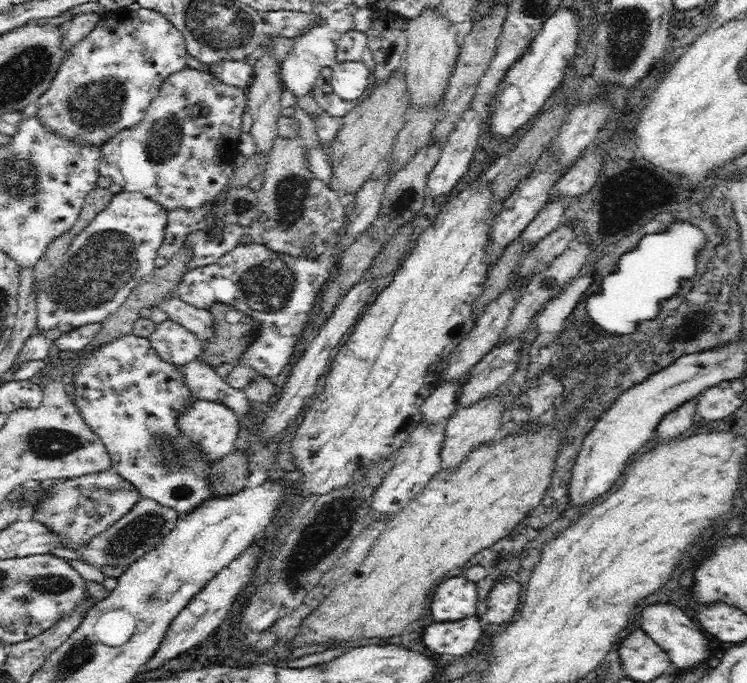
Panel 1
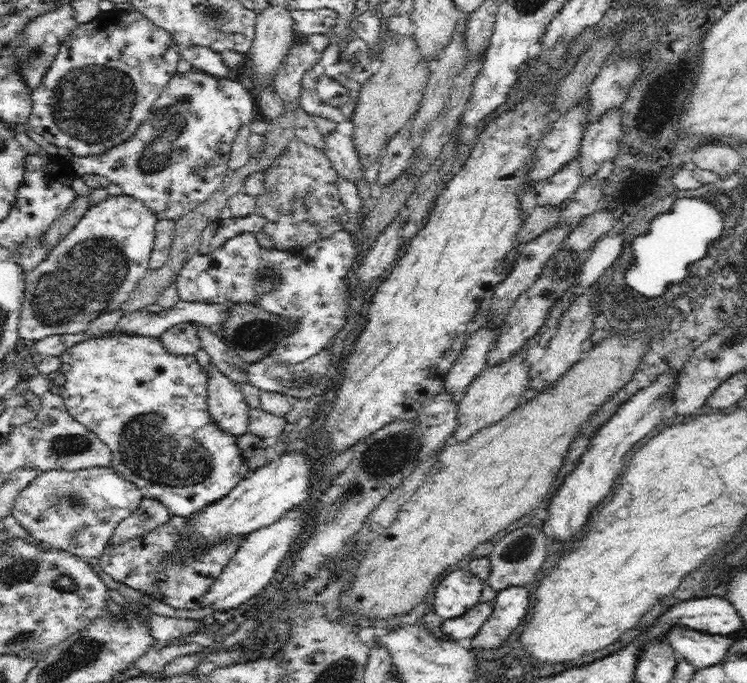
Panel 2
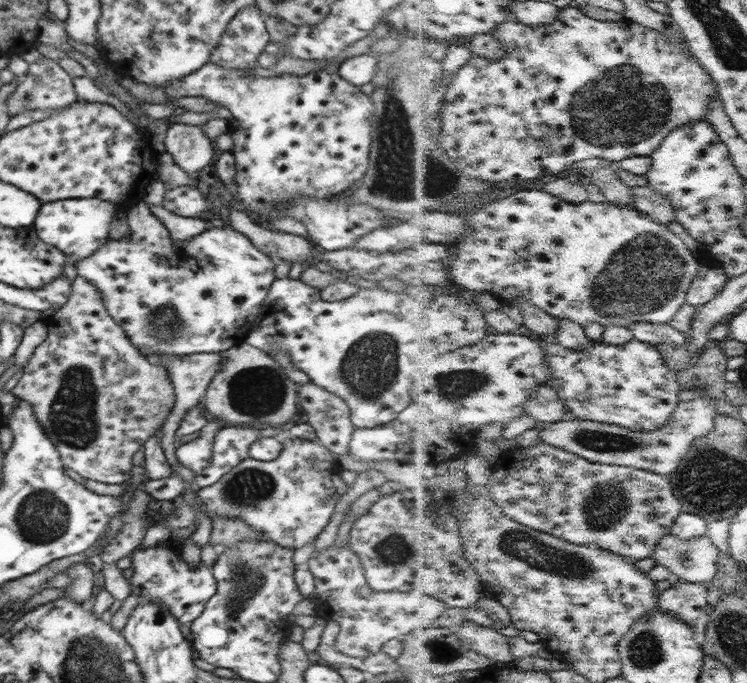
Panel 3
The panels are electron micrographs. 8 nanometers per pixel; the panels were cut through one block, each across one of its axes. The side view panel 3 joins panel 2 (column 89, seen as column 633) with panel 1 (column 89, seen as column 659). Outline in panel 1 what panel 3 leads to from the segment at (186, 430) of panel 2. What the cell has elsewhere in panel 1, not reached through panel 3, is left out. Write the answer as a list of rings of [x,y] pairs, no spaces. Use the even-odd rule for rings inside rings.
[[[133,332],[121,334],[119,337],[108,342],[100,343],[90,350],[86,350],[86,348],[80,350],[60,349],[58,354],[55,355],[54,361],[70,366],[70,370],[72,370],[70,375],[73,378],[71,383],[73,406],[76,407],[77,414],[80,415],[80,419],[84,421],[84,425],[88,426],[88,429],[92,431],[97,438],[100,438],[100,441],[104,444],[108,453],[110,453],[111,465],[116,468],[116,471],[121,476],[124,476],[132,485],[137,487],[142,497],[157,500],[161,505],[172,508],[172,510],[175,510],[178,514],[186,514],[198,508],[198,505],[202,504],[207,498],[214,496],[216,482],[221,478],[221,472],[216,468],[218,460],[212,458],[212,454],[210,454],[200,442],[195,442],[193,437],[188,435],[187,431],[181,426],[181,419],[184,417],[184,414],[200,400],[199,396],[192,391],[192,387],[188,385],[186,375],[184,375],[184,365],[164,360],[156,350],[154,350],[154,347],[152,347],[150,338],[136,336]]]

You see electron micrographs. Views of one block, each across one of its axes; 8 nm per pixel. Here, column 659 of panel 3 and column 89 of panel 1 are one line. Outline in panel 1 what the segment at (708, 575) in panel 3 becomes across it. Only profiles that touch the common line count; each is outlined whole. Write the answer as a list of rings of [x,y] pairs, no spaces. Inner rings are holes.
[[[141,497],[132,510],[104,532],[92,540],[87,549],[79,552],[88,564],[102,566],[130,566],[143,558],[148,552],[155,550],[161,540],[174,528],[179,519],[172,508],[161,505],[157,500]]]

